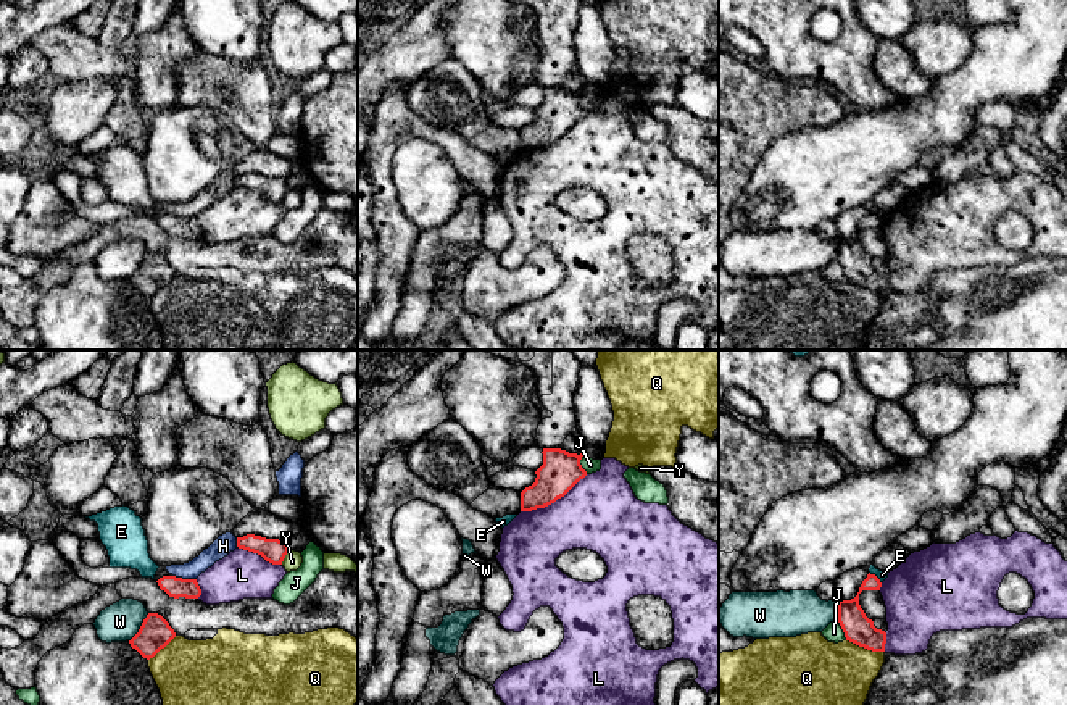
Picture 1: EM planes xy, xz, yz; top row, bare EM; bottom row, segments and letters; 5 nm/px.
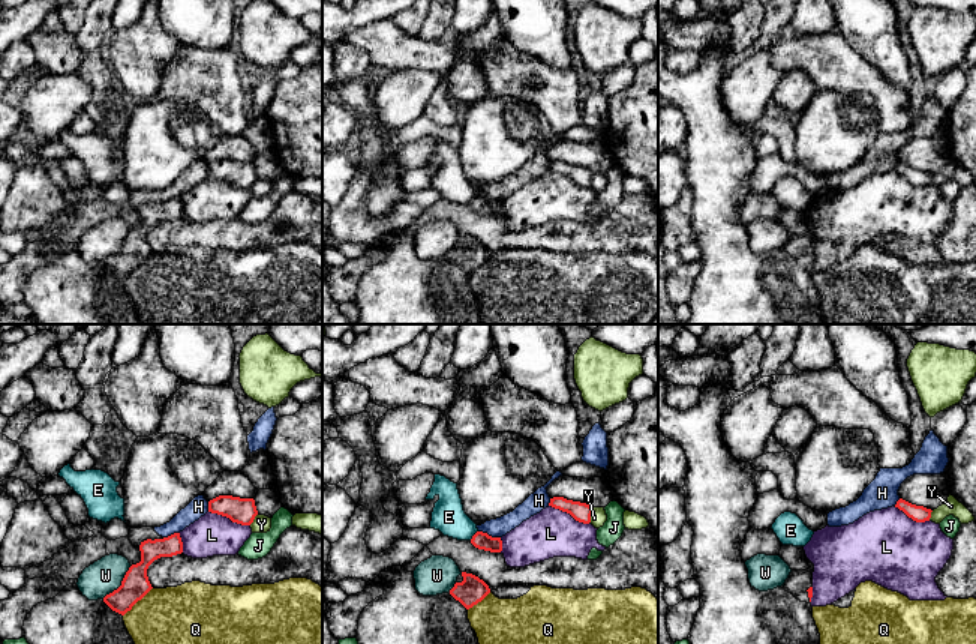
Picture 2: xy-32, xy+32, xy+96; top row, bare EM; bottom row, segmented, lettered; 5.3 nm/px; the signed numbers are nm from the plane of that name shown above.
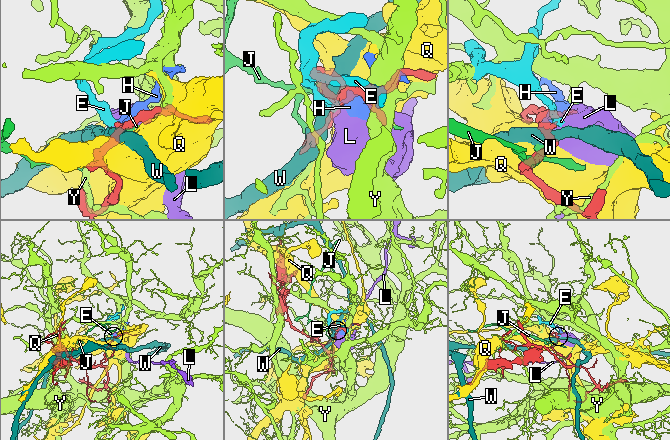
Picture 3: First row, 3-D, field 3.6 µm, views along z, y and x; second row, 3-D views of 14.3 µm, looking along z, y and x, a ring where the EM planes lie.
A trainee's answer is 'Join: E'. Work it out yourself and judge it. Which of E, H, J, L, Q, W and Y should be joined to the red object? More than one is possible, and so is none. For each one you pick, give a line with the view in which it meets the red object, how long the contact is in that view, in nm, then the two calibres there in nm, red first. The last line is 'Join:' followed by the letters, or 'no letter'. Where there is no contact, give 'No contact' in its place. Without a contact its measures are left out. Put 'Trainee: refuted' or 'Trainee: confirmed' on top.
Trainee: refuted
Join: no letter

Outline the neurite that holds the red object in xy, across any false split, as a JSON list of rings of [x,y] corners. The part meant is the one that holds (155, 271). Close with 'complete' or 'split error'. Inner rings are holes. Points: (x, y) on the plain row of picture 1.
[[[148,252],[139,271],[129,279],[143,297],[153,297],[176,276],[174,268],[158,252]]]; complete

